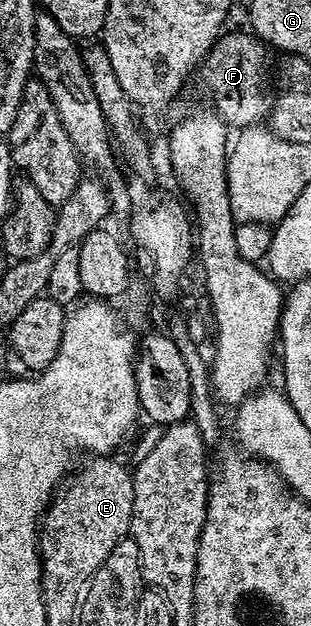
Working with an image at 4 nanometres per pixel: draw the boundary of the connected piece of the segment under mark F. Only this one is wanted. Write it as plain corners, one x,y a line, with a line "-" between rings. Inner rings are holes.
244,30
224,33
197,72
197,80
211,93
219,117
235,128
266,123
277,97
276,87
271,87
272,51
262,38

